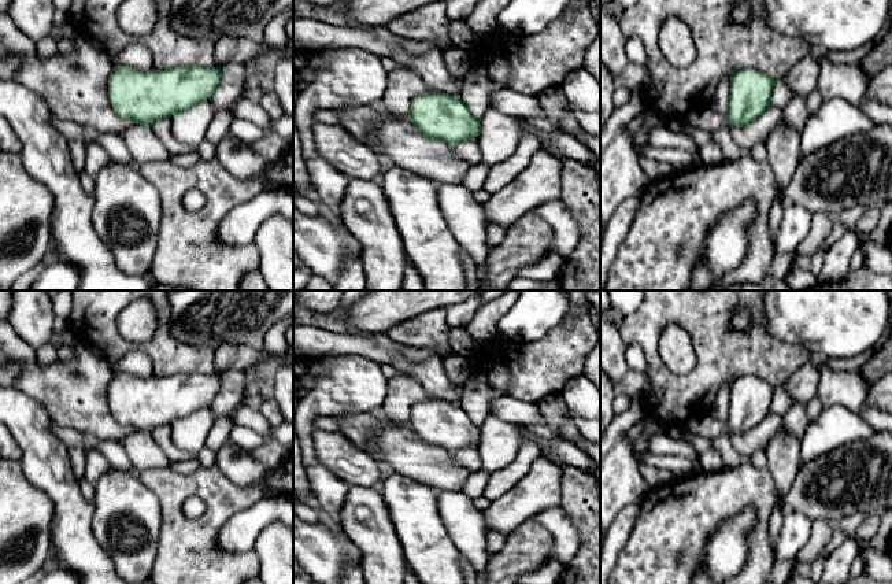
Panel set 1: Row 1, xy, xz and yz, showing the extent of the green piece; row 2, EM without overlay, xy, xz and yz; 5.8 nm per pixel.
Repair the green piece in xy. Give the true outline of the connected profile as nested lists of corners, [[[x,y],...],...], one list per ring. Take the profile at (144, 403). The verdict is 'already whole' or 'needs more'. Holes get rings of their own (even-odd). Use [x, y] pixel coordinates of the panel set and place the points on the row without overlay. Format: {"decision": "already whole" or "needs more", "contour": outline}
{"decision": "already whole", "contour": [[[114,373],[108,384],[112,417],[137,432],[152,433],[162,425],[210,406],[221,389],[221,374],[177,373],[137,377]]]}

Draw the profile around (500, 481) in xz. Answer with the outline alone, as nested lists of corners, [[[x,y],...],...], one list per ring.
[[[522,440],[515,459],[506,467],[489,474],[484,496],[496,500],[512,489],[530,470],[532,463],[540,458],[541,450],[536,441]]]

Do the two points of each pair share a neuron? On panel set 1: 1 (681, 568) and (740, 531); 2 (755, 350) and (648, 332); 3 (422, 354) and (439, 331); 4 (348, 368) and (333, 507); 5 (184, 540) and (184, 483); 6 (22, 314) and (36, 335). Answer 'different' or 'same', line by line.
1: different
2: same
3: different
4: same
5: same
6: same

